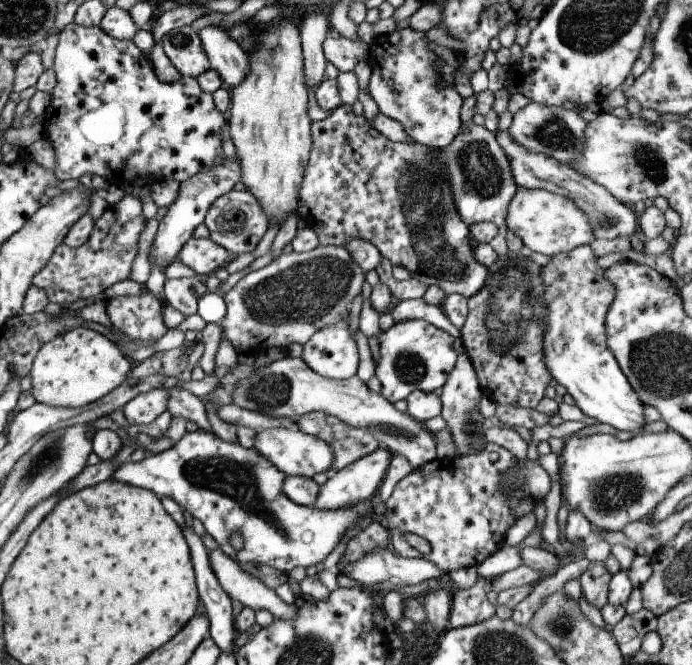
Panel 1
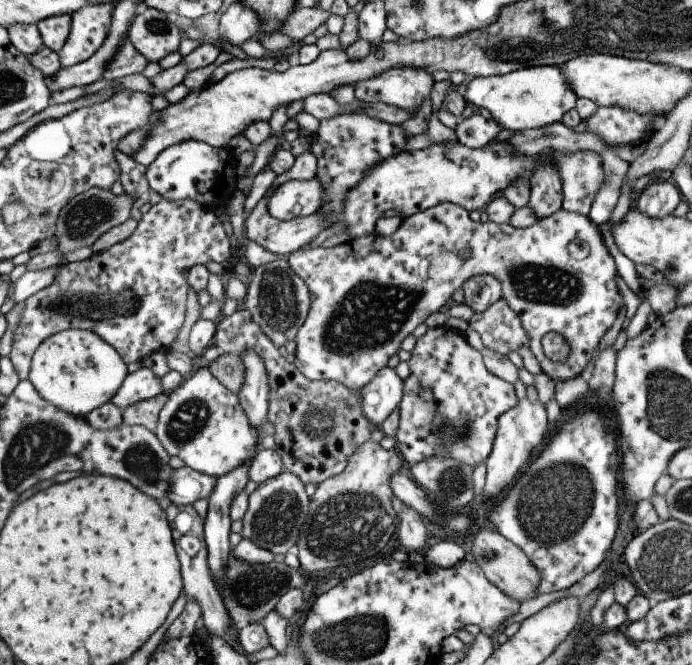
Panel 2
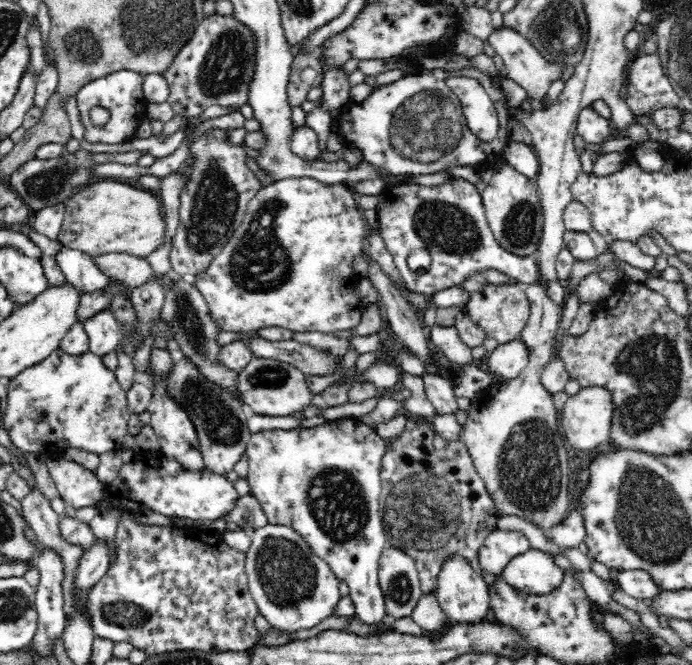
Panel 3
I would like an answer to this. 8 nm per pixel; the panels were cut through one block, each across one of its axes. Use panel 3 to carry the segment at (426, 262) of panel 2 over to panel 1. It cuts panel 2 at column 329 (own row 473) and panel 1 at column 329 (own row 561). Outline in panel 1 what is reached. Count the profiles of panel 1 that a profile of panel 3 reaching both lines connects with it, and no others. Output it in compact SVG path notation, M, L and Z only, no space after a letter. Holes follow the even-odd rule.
M348 316L341 317L336 323L318 330L303 345L302 360L317 374L334 381L346 381L357 375L359 368L359 351L354 334L350 332Z

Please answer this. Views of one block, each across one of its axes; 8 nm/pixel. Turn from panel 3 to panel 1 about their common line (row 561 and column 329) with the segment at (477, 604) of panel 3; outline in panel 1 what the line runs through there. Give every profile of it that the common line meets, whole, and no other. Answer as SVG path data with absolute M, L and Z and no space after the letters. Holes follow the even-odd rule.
M284 427L260 430L252 437L253 450L263 458L266 458L277 470L285 476L295 475L310 477L320 472L326 472L331 468L334 454L330 446L313 435L305 434L300 430L285 429Z

